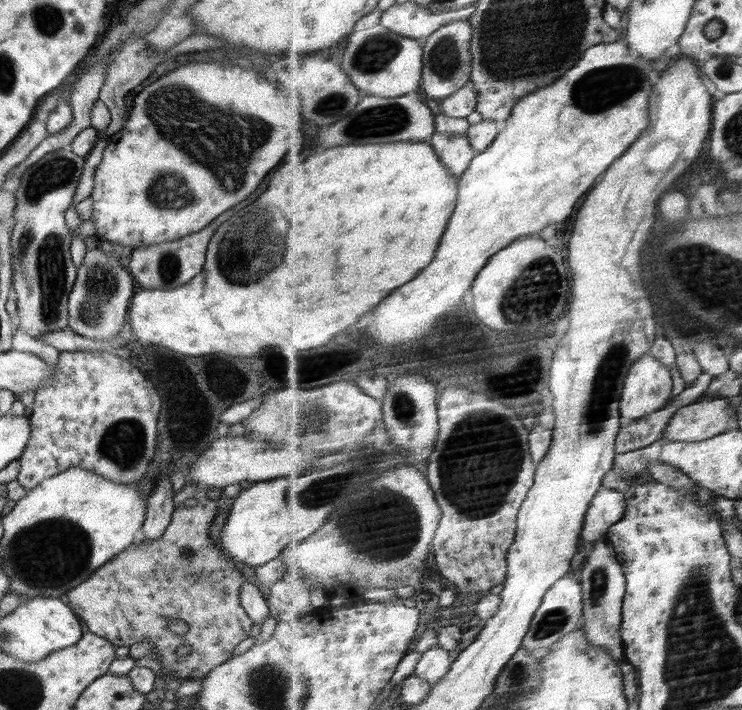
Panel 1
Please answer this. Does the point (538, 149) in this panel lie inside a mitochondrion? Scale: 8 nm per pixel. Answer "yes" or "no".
no

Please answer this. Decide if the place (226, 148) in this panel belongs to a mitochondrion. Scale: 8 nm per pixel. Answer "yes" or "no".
yes

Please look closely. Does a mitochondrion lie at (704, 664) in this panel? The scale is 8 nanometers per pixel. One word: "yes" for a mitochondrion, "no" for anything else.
yes

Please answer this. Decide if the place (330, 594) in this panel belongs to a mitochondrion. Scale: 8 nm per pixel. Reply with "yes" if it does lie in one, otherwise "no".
no

